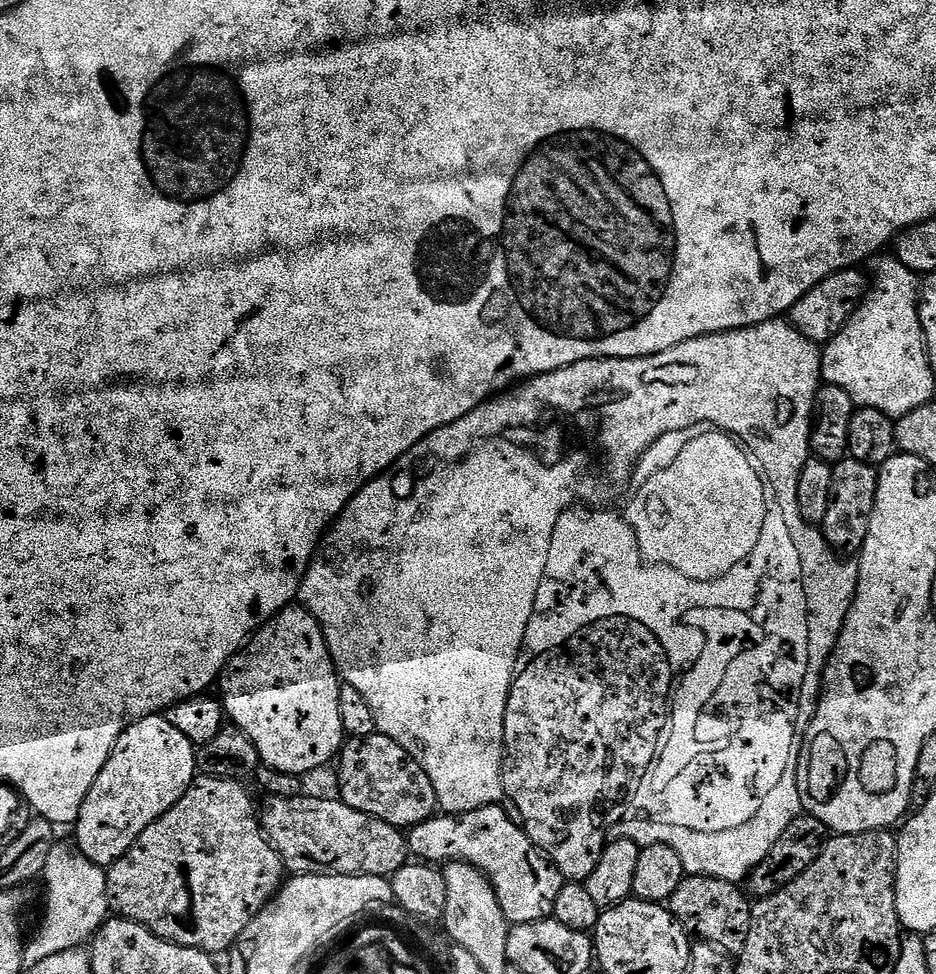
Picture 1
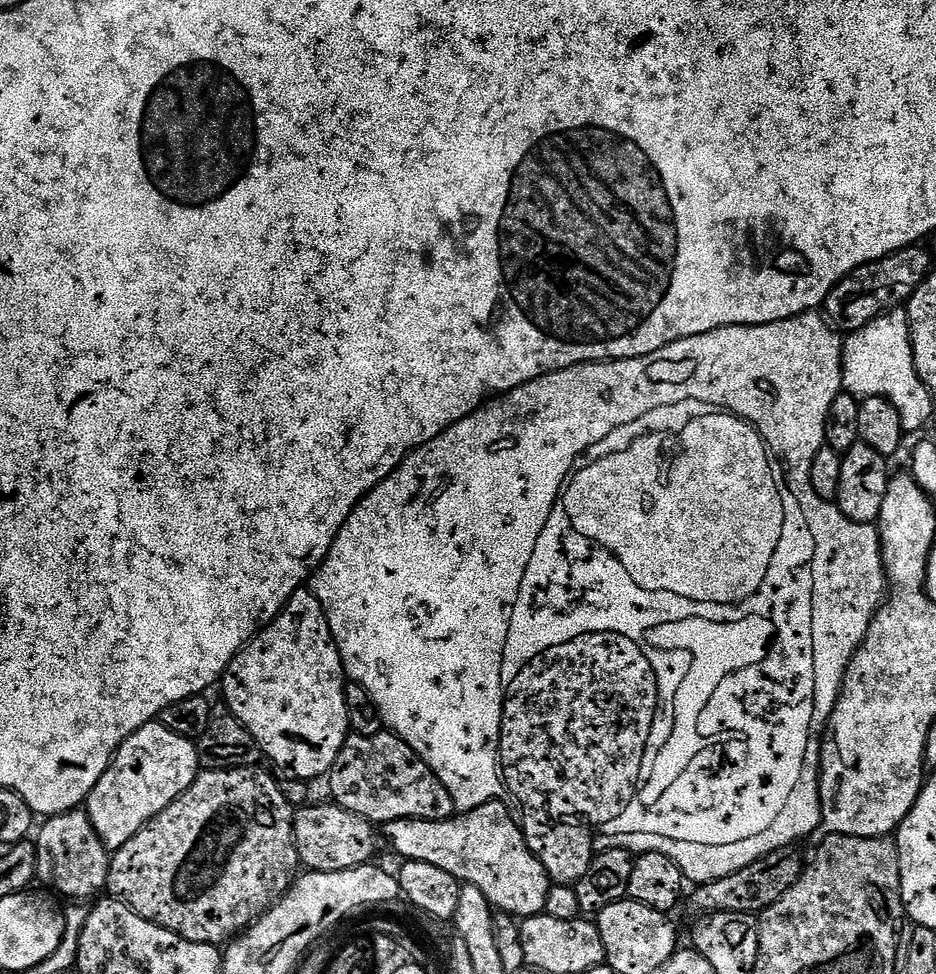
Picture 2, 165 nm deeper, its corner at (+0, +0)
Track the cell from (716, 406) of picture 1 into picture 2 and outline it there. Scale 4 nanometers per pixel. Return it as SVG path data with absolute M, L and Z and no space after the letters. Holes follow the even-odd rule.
M813 310L813 311L811 311L811 312L803 312L803 313L802 313L802 314L798 314L798 315L797 315L797 316L795 316L795 317L794 317L794 318L786 318L786 319L785 319L785 320L783 320L783 321L782 321L782 322L770 322L770 323L769 323L769 324L735 324L735 325L734 325L734 326L730 326L730 327L729 327L729 328L719 328L719 329L718 329L718 330L710 330L710 331L709 331L709 332L707 332L707 333L706 333L706 334L702 334L702 335L701 335L701 336L691 336L691 337L690 337L690 338L682 338L682 339L681 339L681 340L679 340L679 341L678 341L678 342L674 342L674 343L673 343L673 344L668 344L668 345L666 345L666 347L664 347L664 348L663 348L663 349L662 349L662 350L658 350L658 351L657 351L657 352L655 352L655 353L654 353L654 354L646 354L646 355L645 355L645 356L639 356L639 357L638 357L638 358L634 358L634 359L633 359L633 360L602 360L602 361L599 361L599 362L589 362L589 363L586 363L586 364L575 364L575 365L574 365L574 366L570 366L570 367L569 367L569 368L560 368L560 369L558 369L558 371L557 371L557 372L547 372L547 373L546 373L546 374L545 374L545 376L539 376L539 377L538 377L538 378L534 378L534 379L533 379L533 380L531 380L531 381L530 381L530 382L526 382L526 383L525 383L525 384L523 384L523 385L522 385L522 386L518 386L518 387L517 387L517 388L515 388L515 389L514 389L514 390L510 390L510 391L509 391L509 392L505 392L505 393L503 393L503 394L500 394L500 395L497 395L497 396L496 396L496 397L495 397L495 398L492 398L492 399L489 399L489 400L488 400L488 401L487 401L487 402L485 402L485 403L483 403L483 404L481 404L481 405L480 405L480 407L479 407L479 408L477 408L477 409L476 409L476 411L474 411L474 412L471 412L471 413L470 413L470 414L469 414L469 416L467 416L467 417L466 417L466 418L462 418L462 419L461 419L461 420L460 420L460 421L458 421L458 422L457 422L457 424L455 424L455 425L454 425L454 426L450 426L450 427L449 427L449 428L447 428L447 430L445 430L445 432L443 432L443 433L442 433L442 434L438 434L438 438L434 438L434 439L433 439L433 440L431 440L431 441L430 441L430 442L426 442L426 443L425 443L425 444L423 444L423 446L422 446L422 447L420 447L420 448L416 448L416 449L415 449L415 450L414 450L414 451L413 451L413 452L412 452L412 453L410 453L410 454L409 454L409 456L407 456L407 457L406 457L406 458L405 458L405 459L404 459L404 460L403 460L403 462L402 462L402 463L401 463L401 464L400 464L400 465L398 465L398 467L396 467L396 468L395 468L395 470L394 470L394 471L392 471L392 472L391 472L391 473L390 473L390 475L388 475L388 476L387 476L387 477L386 477L386 478L385 478L385 480L383 480L383 482L382 482L382 483L381 483L381 484L379 484L379 485L378 485L378 486L374 486L374 487L373 487L373 488L371 488L371 490L369 490L369 491L368 491L368 493L366 493L366 495L365 495L365 496L364 496L364 497L363 497L363 498L361 498L361 499L360 499L360 500L359 500L359 501L358 501L358 502L357 502L357 504L356 504L356 509L355 509L355 510L353 510L353 511L352 511L352 513L351 513L351 514L350 514L350 518L346 518L346 522L345 522L345 523L344 523L344 525L343 525L343 526L342 526L342 530L341 530L341 531L340 531L340 532L339 532L339 534L337 534L337 535L336 535L336 537L335 537L335 538L334 538L334 542L333 542L333 543L332 543L332 544L331 544L331 546L329 546L329 547L328 547L328 553L327 553L327 554L326 554L326 558L325 558L325 559L324 559L324 560L323 560L323 561L322 561L322 563L320 563L320 566L319 566L319 568L317 568L317 569L316 569L316 571L315 571L315 573L314 573L314 575L313 575L313 576L312 576L312 577L311 577L311 580L310 580L310 591L312 591L312 592L313 592L313 594L314 594L314 595L316 595L316 597L317 597L317 598L318 598L318 602L319 602L319 603L320 603L320 604L321 604L321 605L323 605L323 607L324 607L324 613L325 613L325 614L326 614L326 622L330 622L330 630L331 630L331 631L332 631L332 637L333 637L333 638L334 638L334 642L335 642L335 643L336 643L336 645L337 645L337 646L338 646L338 650L339 650L339 651L340 651L340 657L341 657L341 658L342 658L342 662L343 662L343 663L344 663L344 674L345 674L345 677L347 677L347 679L348 679L348 680L349 680L349 681L351 681L351 683L354 683L354 684L357 684L357 685L358 685L358 686L362 686L362 687L363 687L363 688L364 688L364 689L365 689L365 690L366 690L366 694L370 694L370 698L371 698L371 699L372 699L372 701L373 701L373 702L374 702L374 706L378 706L378 710L379 710L379 711L380 711L380 717L382 717L382 719L383 719L383 720L384 720L384 727L385 727L385 729L387 729L387 731L389 731L389 732L393 732L393 733L394 733L394 734L395 734L395 736L400 736L400 737L401 737L401 738L402 738L402 739L403 739L403 740L405 740L405 742L407 742L407 744L408 744L408 745L409 745L409 746L410 746L410 750L414 750L414 751L415 751L415 752L416 752L416 753L417 753L417 754L419 754L419 755L420 755L420 757L422 757L422 758L423 758L423 760L424 760L424 761L425 761L425 762L426 762L426 766L430 766L430 770L434 770L434 774L435 774L435 775L436 775L436 777L438 777L438 779L440 779L440 781L441 781L441 782L442 782L442 786L446 786L446 790L447 790L447 791L448 791L448 793L449 793L449 794L450 794L450 798L451 798L451 799L452 799L452 801L453 801L453 802L454 802L454 806L455 806L455 807L456 807L456 812L457 812L457 813L460 813L460 814L463 814L463 813L465 813L465 812L472 812L472 811L473 811L473 810L475 810L475 808L477 808L477 807L478 807L478 806L482 806L482 805L483 805L483 804L489 804L489 802L491 802L491 800L500 800L500 799L501 799L501 797L503 797L503 795L502 795L502 794L503 794L503 792L504 792L504 780L505 780L505 782L506 782L506 783L508 783L508 788L509 788L509 790L510 790L510 791L512 791L512 792L513 792L513 794L514 794L514 795L516 795L516 796L517 796L517 798L518 798L518 799L520 799L520 804L521 804L521 806L522 806L522 807L524 807L524 820L523 820L523 816L522 816L522 827L523 827L523 830L524 830L524 837L525 837L525 838L526 838L526 842L527 842L527 843L528 843L528 845L529 845L529 846L530 846L530 850L531 850L531 851L532 851L532 853L533 853L533 854L535 854L535 856L537 856L537 857L538 857L538 858L539 858L539 860L540 860L540 861L541 861L541 862L542 862L542 866L543 866L543 867L544 867L544 869L546 869L546 870L547 870L547 872L548 872L548 879L549 879L549 881L552 881L552 882L555 882L555 883L556 883L556 884L567 884L567 885L569 885L569 886L572 886L572 885L575 885L575 883L576 883L576 881L577 881L577 880L581 880L581 878L582 878L582 877L583 877L583 876L584 876L584 875L585 875L585 874L586 874L586 870L590 870L590 866L591 866L591 865L592 865L592 857L593 857L593 855L594 855L594 849L595 849L595 846L596 846L596 834L597 834L597 832L599 832L599 831L600 831L600 828L601 828L601 827L602 827L602 826L606 826L606 825L607 825L607 824L612 824L612 823L613 823L613 822L614 822L614 818L615 818L615 817L616 817L616 813L618 813L618 812L621 812L621 811L622 811L622 810L626 810L626 806L627 806L627 805L628 805L628 804L629 804L629 803L630 803L630 802L634 802L634 798L639 798L639 796L640 796L640 792L641 792L641 791L642 791L642 786L646 786L646 782L650 782L650 774L651 774L651 773L652 773L652 768L656 768L656 772L657 772L657 773L658 773L658 775L657 775L657 776L656 776L656 780L655 780L655 782L654 782L654 787L656 787L656 788L660 788L660 787L661 787L661 786L662 786L662 785L663 785L663 784L664 784L664 783L665 783L665 784L680 784L680 783L681 783L681 782L682 782L682 781L684 781L684 765L686 765L686 767L688 767L688 812L687 812L687 814L686 814L686 815L684 815L684 816L675 816L675 812L676 812L676 811L677 811L677 810L678 810L678 809L677 809L677 808L656 808L656 809L655 809L655 810L654 810L654 811L653 811L653 812L651 812L651 813L650 813L650 814L646 814L646 815L644 815L644 816L640 816L640 821L642 821L642 822L646 822L646 823L648 823L648 825L650 825L650 826L654 826L654 827L656 827L656 828L660 828L660 832L620 832L620 848L626 848L626 849L629 849L629 850L631 850L631 851L632 851L632 852L633 852L633 853L636 853L636 854L639 854L639 853L641 853L641 852L657 852L657 853L658 853L658 854L666 854L666 855L667 855L667 856L668 856L668 857L670 857L670 858L671 858L671 860L673 860L673 862L674 862L674 863L675 863L675 864L677 864L677 866L679 866L679 867L680 867L680 869L681 869L681 870L683 870L683 871L684 871L684 878L685 878L685 881L688 881L688 882L691 882L691 883L692 883L692 884L693 884L693 885L696 885L696 886L699 886L699 885L702 885L702 884L708 884L708 883L709 883L709 882L711 882L711 880L717 880L717 879L718 879L718 878L726 878L726 877L727 877L727 876L729 876L729 875L730 875L730 874L734 874L734 873L735 873L735 872L737 872L737 871L738 871L738 870L742 870L742 869L743 869L743 868L745 868L745 867L746 867L746 866L750 866L750 865L751 865L751 864L753 864L753 863L754 863L754 861L755 861L755 860L761 860L761 858L762 858L762 857L764 857L764 856L765 856L765 855L766 855L766 854L770 854L770 853L771 853L771 852L779 852L779 851L781 851L781 850L784 850L784 849L787 849L787 848L788 848L788 847L789 847L789 846L792 846L792 843L794 843L794 842L795 842L795 840L800 840L800 839L802 839L802 838L803 838L803 836L808 836L808 835L810 835L810 834L811 834L811 832L812 832L812 831L814 831L814 830L815 830L815 828L816 828L816 827L817 827L817 828L818 828L818 829L819 829L819 828L820 828L820 827L821 827L821 824L822 824L822 817L821 817L821 814L820 814L820 750L821 750L821 747L822 747L822 733L823 733L823 732L824 732L824 731L825 731L825 729L827 729L827 726L828 726L828 720L829 720L829 718L831 718L831 716L832 716L832 711L833 711L833 710L834 710L834 706L835 706L835 705L836 705L836 700L837 700L837 698L839 698L839 697L840 697L840 687L842 687L842 685L844 685L844 675L845 675L845 674L846 674L846 670L847 670L847 669L848 669L848 667L849 667L849 666L850 666L850 662L851 662L851 661L852 661L852 659L853 659L853 658L854 658L854 657L856 657L856 652L857 652L857 651L858 651L858 649L860 649L860 645L861 645L861 644L863 644L863 642L864 642L864 636L865 636L865 634L866 634L866 633L867 633L867 632L868 632L868 628L869 628L869 627L870 627L870 626L871 626L871 625L872 625L872 619L873 619L873 618L874 618L874 617L876 617L876 613L877 613L877 612L879 612L879 611L880 611L880 609L881 609L881 607L882 607L882 605L883 605L883 604L884 604L884 603L885 603L885 600L886 600L886 592L885 592L885 596L884 596L884 584L885 584L885 585L886 585L886 573L885 573L885 571L884 571L884 552L883 552L883 551L882 551L882 550L881 550L881 548L880 548L880 529L879 529L879 527L877 527L877 525L876 525L876 524L859 524L859 523L858 523L858 522L854 522L854 521L853 521L853 520L851 520L851 519L850 519L850 518L846 518L846 514L842 514L842 510L841 510L841 509L840 509L840 508L839 508L839 506L837 506L837 505L836 505L836 503L834 503L834 502L833 502L833 501L831 501L831 500L823 500L823 498L822 498L822 497L820 497L820 496L819 496L819 497L818 497L818 498L817 498L817 500L816 500L816 504L812 504L812 508L816 508L816 524L812 524L812 528L800 528L800 512L804 512L804 508L808 508L808 504L804 504L804 492L792 492L792 448L820 448L820 447L821 447L821 446L822 446L822 445L823 445L823 444L824 444L824 427L825 427L825 426L826 426L826 418L827 418L827 417L828 417L828 415L829 415L829 414L830 414L830 406L831 406L831 405L832 405L832 403L833 403L833 402L834 402L834 398L838 398L838 397L839 397L839 396L840 396L840 395L841 395L841 394L842 394L842 389L843 389L843 386L844 386L844 340L843 340L843 339L842 339L842 336L841 336L841 333L840 333L840 332L839 332L839 331L837 331L837 329L836 329L836 328L835 328L835 327L833 327L833 325L832 325L832 324L831 324L831 323L829 323L829 321L828 321L828 320L827 320L827 319L825 319L825 317L824 317L824 316L823 316L823 315L821 315L821 313L820 313L820 312L819 312L819 311L816 311L816 310ZM808 532L812 532L812 548L808 548ZM808 572L812 572L812 592L808 592ZM616 632L632 632L632 640L648 640L648 648L656 648L656 664L658 664L658 656L662 656L662 664L664 664L664 684L660 684L660 676L656 676L656 668L646 668L646 667L645 667L645 665L644 665L644 660L641 660L641 659L640 659L640 652L638 652L638 650L634 650L634 648L636 648L636 646L634 646L634 644L632 644L632 642L630 642L630 640L624 640L624 636L620 636L620 634L618 634L618 636L616 636ZM504 648L508 648L508 668L504 668L504 676L508 676L508 684L512 684L512 689L511 689L511 690L510 690L510 691L508 691L508 693L507 693L507 695L508 695L508 720L506 720L506 719L504 719L504 718L503 718L503 699L502 699L502 698L501 698L501 697L500 697L500 688L501 688L501 687L500 687L500 652L504 652ZM808 656L812 656L812 716L808 716ZM564 688L572 688L572 729L571 729L571 730L570 730L570 731L569 731L569 732L568 732L568 733L566 733L566 740L568 740L568 744L563 744L563 742L562 742L562 741L560 741L560 740L563 740L563 739L560 739L560 738L542 738L542 733L541 733L541 732L540 732L540 731L539 731L539 730L538 730L538 729L536 729L536 720L544 720L544 734L548 734L548 720L552 720L552 724L556 724L556 720L560 720L560 700L568 700L568 696L560 696L560 692L564 692Z

